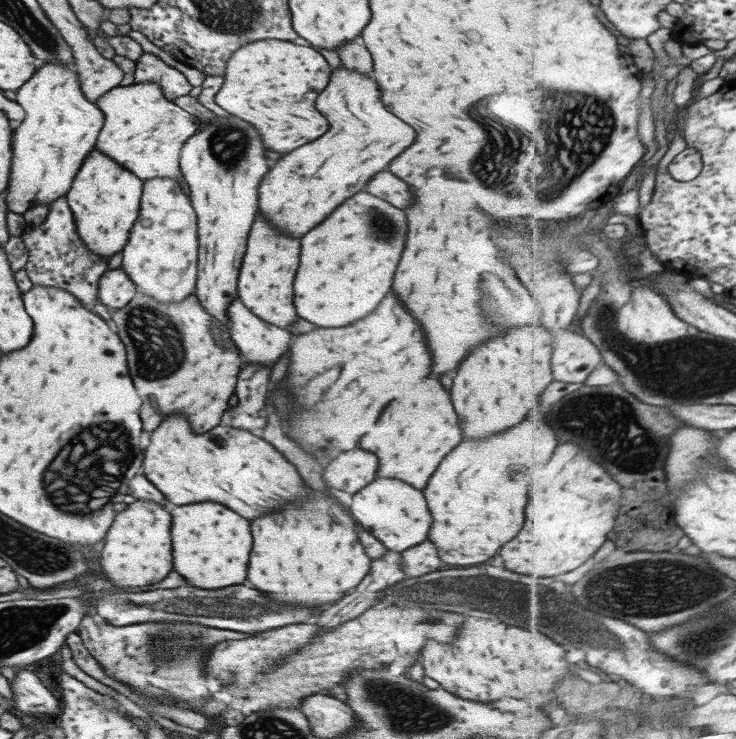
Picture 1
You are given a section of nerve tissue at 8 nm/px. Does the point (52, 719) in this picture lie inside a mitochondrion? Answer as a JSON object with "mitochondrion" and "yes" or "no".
{"mitochondrion":"no"}

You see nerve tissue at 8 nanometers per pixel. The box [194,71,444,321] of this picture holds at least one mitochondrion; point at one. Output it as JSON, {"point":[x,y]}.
{"point":[228,143]}

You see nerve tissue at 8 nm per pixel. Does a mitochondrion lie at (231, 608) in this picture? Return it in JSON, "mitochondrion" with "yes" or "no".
{"mitochondrion":"yes"}

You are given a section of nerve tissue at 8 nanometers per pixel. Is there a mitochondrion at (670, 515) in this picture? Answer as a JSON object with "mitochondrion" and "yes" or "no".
{"mitochondrion":"no"}

